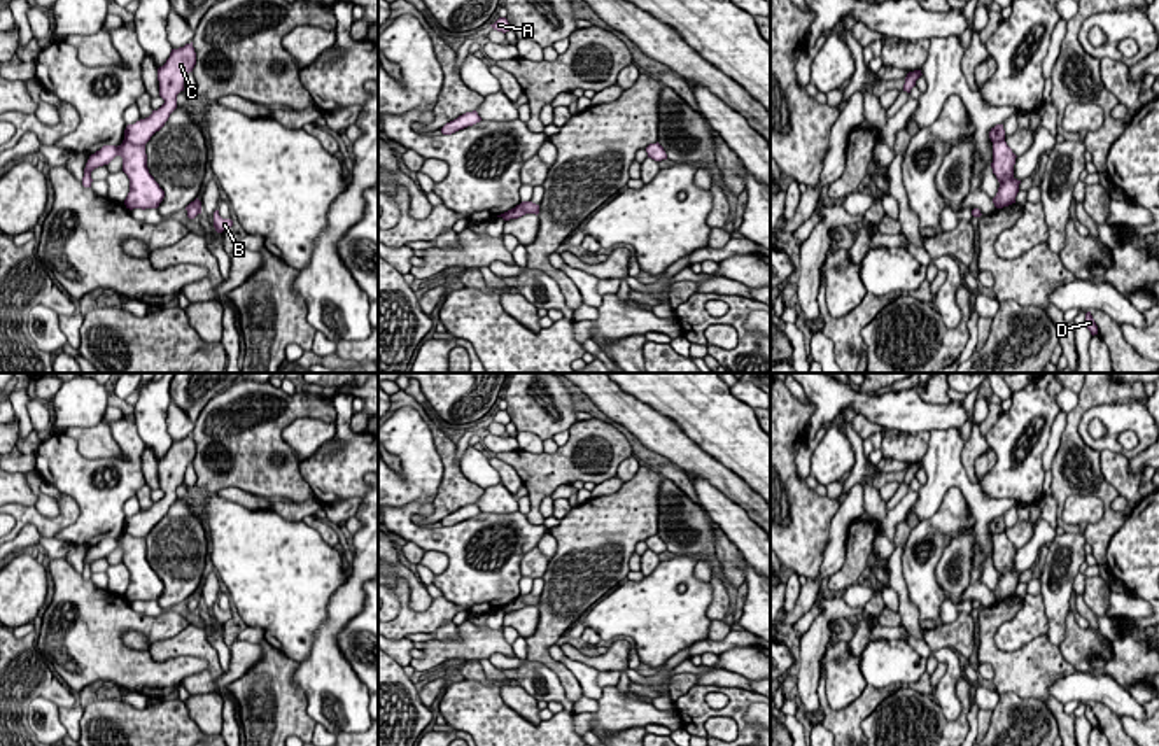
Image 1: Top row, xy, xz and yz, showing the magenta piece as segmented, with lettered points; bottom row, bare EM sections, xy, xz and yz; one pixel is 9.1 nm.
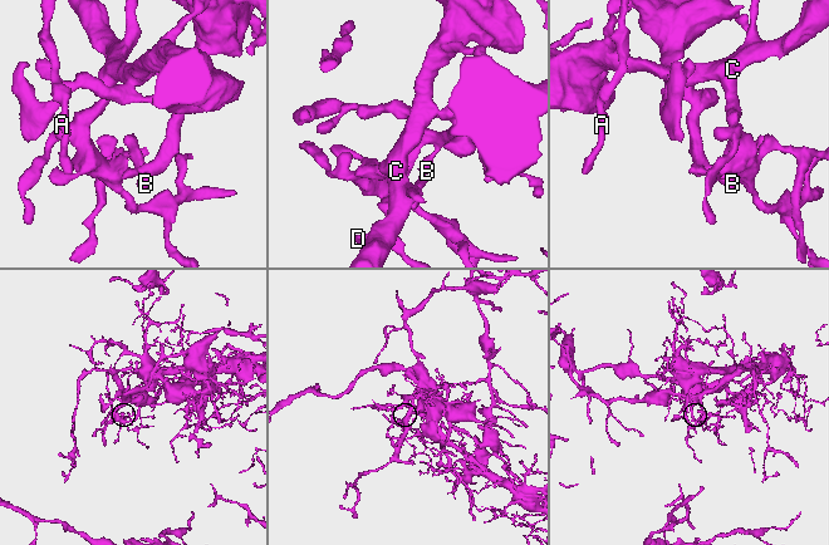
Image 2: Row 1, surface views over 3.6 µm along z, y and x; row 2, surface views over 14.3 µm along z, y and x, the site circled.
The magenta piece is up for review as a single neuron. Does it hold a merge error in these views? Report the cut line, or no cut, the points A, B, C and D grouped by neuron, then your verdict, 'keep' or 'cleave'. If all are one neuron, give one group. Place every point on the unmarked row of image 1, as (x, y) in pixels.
cut xy (125, 529), (144, 538); groups A B D / C; cleave

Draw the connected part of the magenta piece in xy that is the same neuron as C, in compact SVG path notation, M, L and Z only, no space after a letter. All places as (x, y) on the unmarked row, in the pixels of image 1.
M191 436L172 441L170 450L158 461L159 489L165 496L152 503L145 511L128 517L124 531L135 538L145 538L151 529L159 524L168 513L170 506L177 501L177 487L184 483L184 473L196 457L196 445Z

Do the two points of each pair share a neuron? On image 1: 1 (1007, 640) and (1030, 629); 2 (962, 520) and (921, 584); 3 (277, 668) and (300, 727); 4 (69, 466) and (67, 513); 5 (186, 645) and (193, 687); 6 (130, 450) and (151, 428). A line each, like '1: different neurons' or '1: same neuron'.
1: same neuron
2: same neuron
3: same neuron
4: different neurons
5: same neuron
6: different neurons

